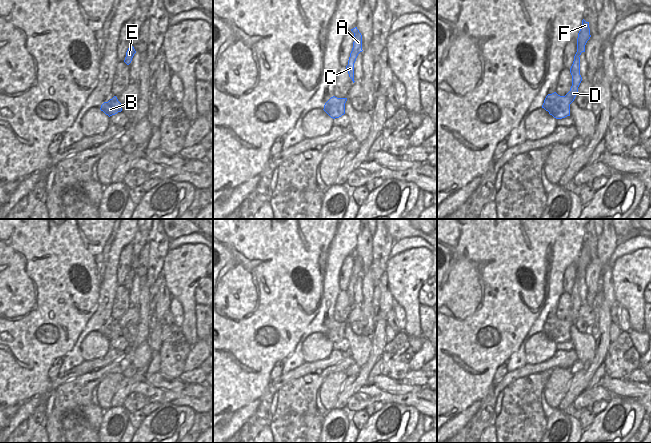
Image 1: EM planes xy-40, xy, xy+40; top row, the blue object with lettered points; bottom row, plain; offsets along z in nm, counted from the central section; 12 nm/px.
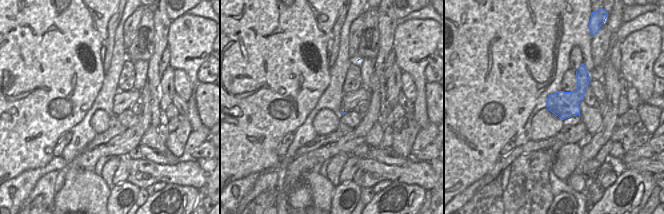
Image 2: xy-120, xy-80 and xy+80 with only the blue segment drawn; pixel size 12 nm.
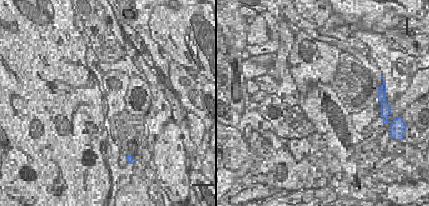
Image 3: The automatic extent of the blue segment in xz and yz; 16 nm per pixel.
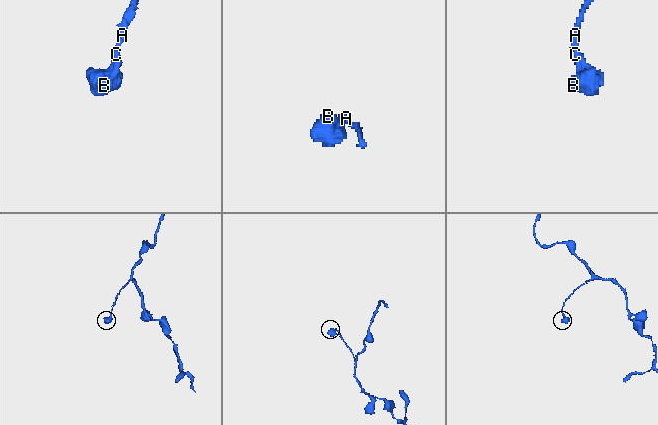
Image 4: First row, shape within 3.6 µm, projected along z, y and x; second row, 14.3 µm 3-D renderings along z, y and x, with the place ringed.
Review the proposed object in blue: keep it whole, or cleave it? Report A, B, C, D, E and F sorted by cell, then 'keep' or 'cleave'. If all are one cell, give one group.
groups A B C D E F; keep

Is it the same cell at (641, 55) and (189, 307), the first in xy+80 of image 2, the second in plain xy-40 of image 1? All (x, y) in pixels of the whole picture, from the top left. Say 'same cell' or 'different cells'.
same cell

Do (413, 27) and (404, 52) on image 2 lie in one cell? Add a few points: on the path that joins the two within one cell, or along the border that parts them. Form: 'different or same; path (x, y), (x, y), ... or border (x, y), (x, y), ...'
same; path (413, 33), (413, 41), (410, 46)

